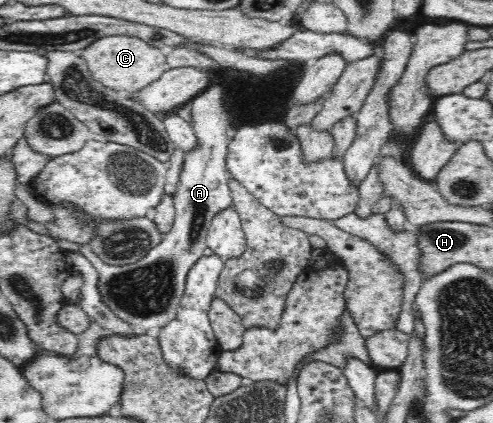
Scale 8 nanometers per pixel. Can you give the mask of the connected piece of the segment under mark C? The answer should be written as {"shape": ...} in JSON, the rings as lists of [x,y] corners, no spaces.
{"shape":[[[135,36],[99,38],[82,50],[82,58],[93,79],[115,91],[125,91],[127,95],[134,95],[148,84],[154,83],[168,69],[165,51],[152,47]]]}

